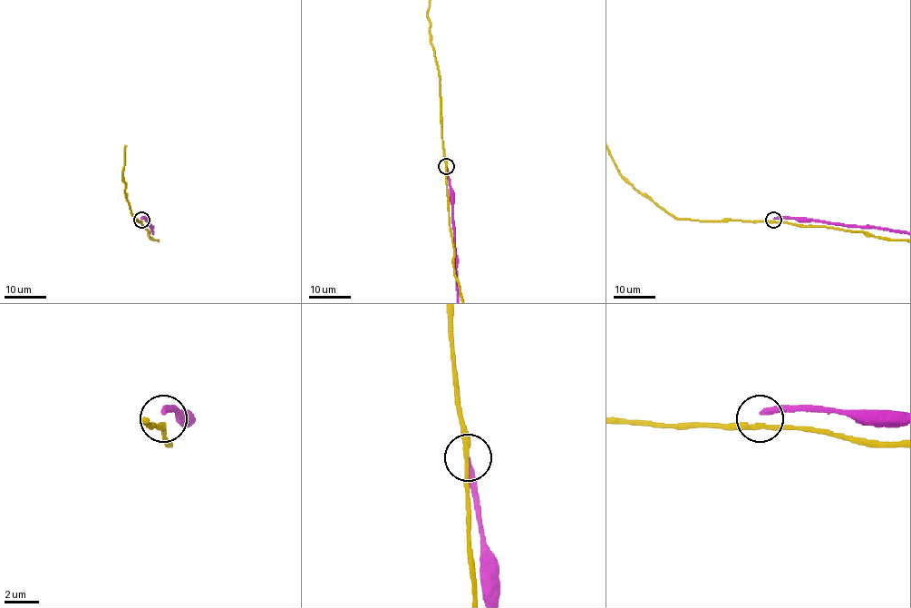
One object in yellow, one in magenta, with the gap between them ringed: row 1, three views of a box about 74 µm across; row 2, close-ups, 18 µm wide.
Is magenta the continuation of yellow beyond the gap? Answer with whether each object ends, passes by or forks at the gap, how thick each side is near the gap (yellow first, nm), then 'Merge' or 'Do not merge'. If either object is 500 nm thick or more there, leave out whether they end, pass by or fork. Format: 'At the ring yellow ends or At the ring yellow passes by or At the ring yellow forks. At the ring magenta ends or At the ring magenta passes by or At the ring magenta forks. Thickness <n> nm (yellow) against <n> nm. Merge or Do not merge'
At the ring yellow passes by. At the ring magenta ends. Thickness 280 nm (yellow) against 320 nm. Do not merge

